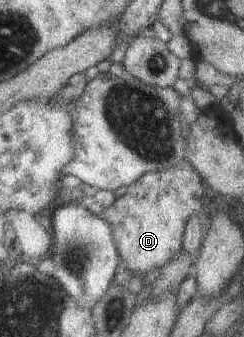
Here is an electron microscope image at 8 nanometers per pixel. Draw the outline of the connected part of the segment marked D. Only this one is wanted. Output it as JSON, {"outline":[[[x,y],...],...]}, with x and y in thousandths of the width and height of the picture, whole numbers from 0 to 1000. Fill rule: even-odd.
{"outline":[[[754,472],[693,504],[586,516],[520,552],[508,582],[418,629],[414,644],[463,677],[471,736],[496,774],[520,777],[553,816],[586,819],[631,795],[660,795],[742,748],[766,659],[828,605],[836,540],[807,504]]]}

